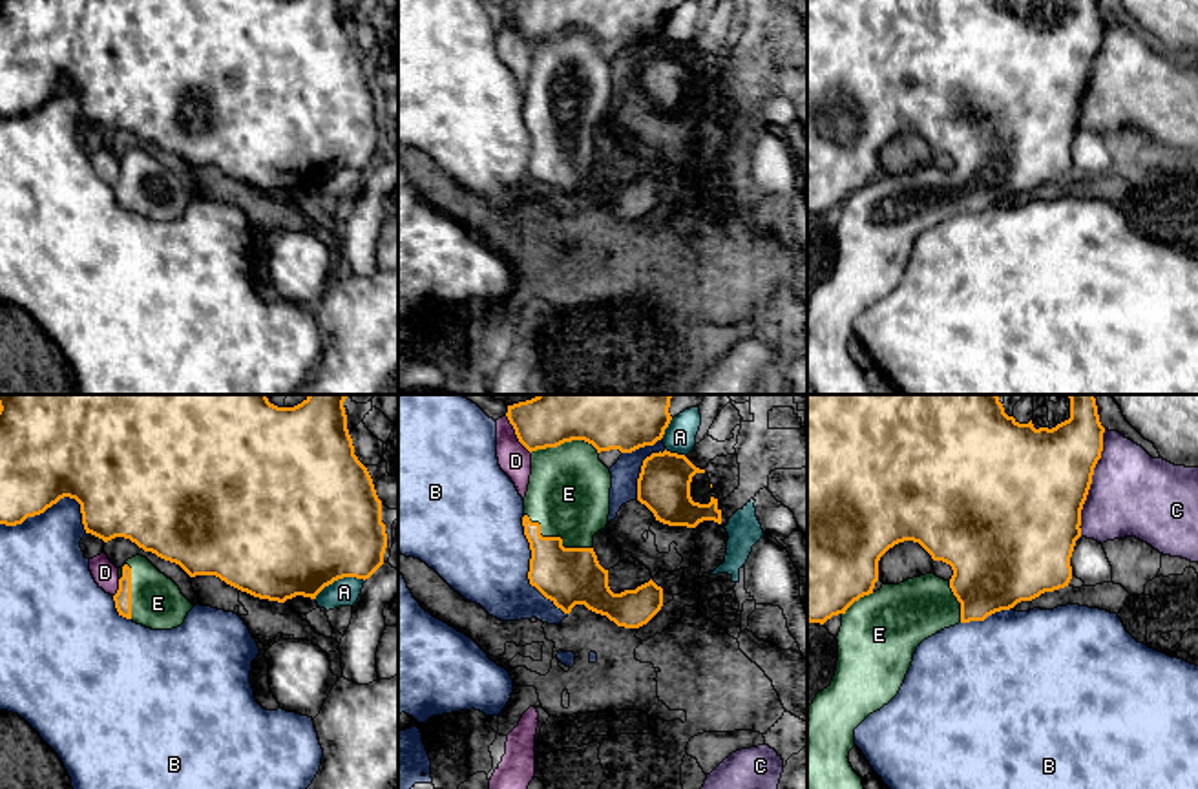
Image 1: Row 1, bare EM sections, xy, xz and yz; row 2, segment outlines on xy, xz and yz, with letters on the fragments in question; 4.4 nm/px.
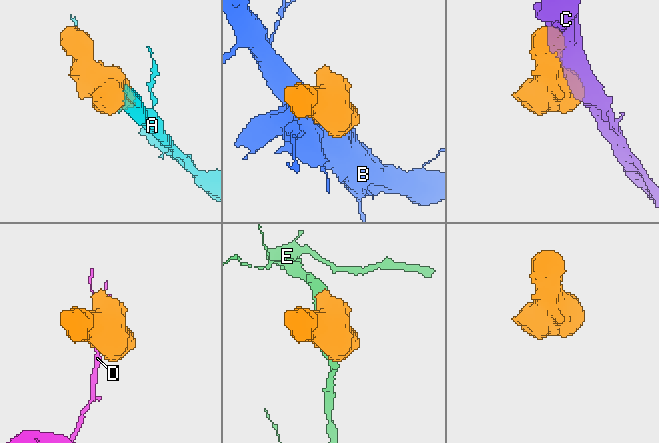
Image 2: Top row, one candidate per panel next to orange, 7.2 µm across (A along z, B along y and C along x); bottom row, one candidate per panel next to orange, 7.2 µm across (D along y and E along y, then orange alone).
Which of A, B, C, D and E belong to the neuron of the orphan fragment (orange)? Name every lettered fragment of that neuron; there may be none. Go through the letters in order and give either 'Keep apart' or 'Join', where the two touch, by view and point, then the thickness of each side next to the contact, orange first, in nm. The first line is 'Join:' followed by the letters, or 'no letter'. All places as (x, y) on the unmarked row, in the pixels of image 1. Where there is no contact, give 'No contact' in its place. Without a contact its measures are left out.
Join: E
A: Keep apart. Touches orange at xy (338, 168). Thickness 500 nm (orange) against 130 nm
B: Keep apart. Touches orange at xy (53, 94). Thickness 400 nm (orange) against 360 nm
C: Keep apart. Touches orange at yz (1091, 73). Thickness 480 nm (orange) against 360 nm
D: Keep apart. Touches orange at xz (515, 24). Thickness 180 nm (orange) against 140 nm
E: Join. Touches orange at xz (557, 128). Thickness 260 nm (orange) against 360 nm

